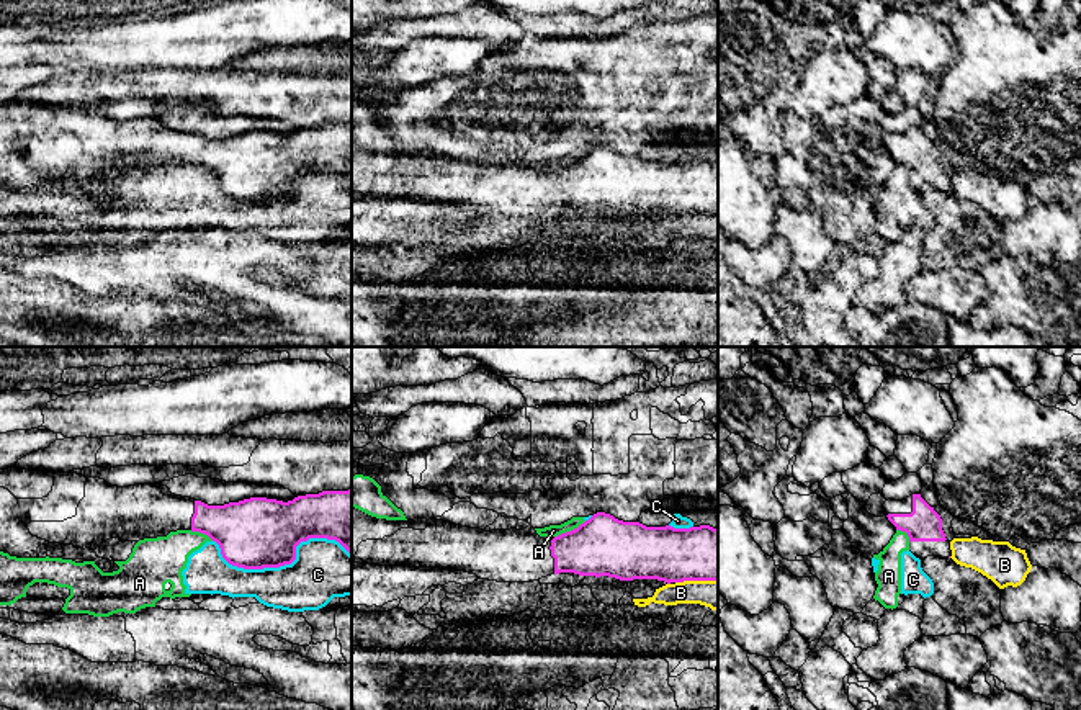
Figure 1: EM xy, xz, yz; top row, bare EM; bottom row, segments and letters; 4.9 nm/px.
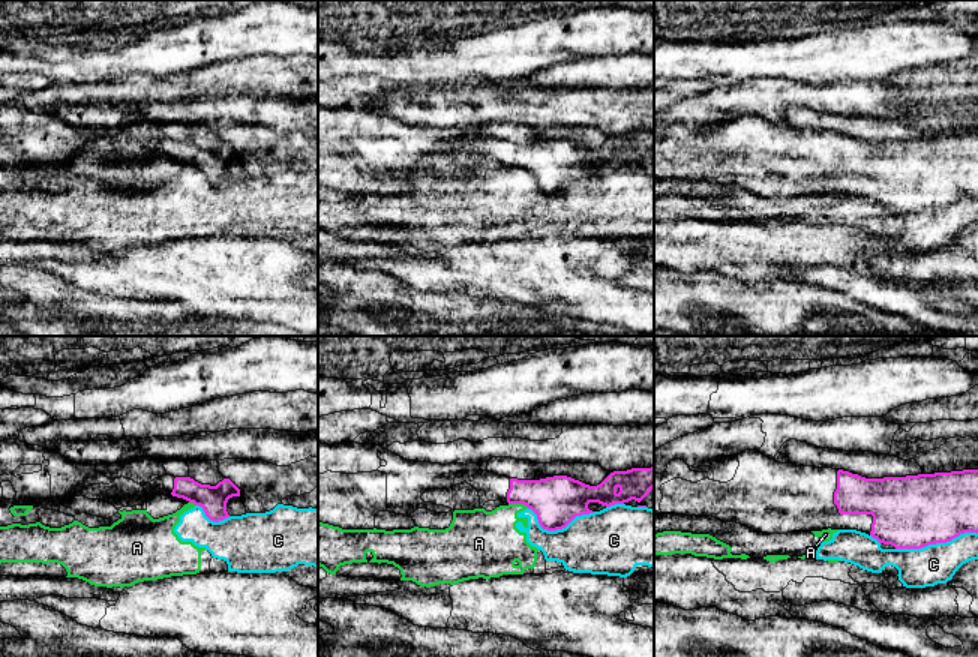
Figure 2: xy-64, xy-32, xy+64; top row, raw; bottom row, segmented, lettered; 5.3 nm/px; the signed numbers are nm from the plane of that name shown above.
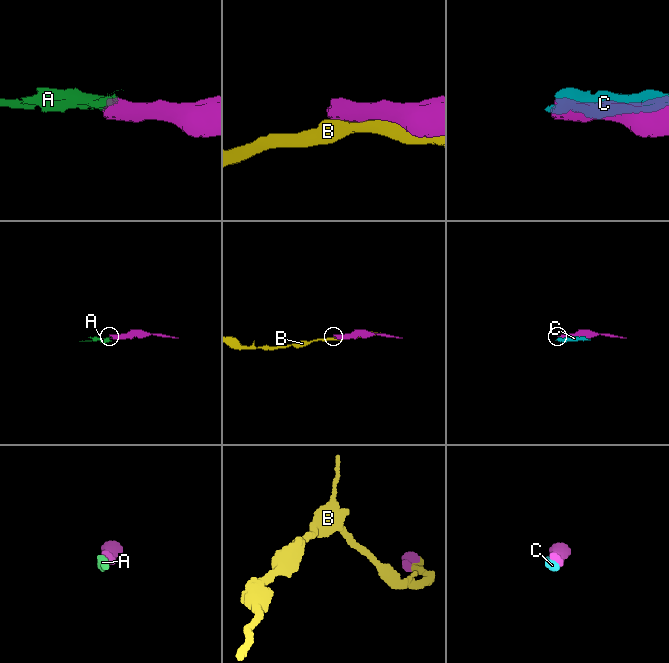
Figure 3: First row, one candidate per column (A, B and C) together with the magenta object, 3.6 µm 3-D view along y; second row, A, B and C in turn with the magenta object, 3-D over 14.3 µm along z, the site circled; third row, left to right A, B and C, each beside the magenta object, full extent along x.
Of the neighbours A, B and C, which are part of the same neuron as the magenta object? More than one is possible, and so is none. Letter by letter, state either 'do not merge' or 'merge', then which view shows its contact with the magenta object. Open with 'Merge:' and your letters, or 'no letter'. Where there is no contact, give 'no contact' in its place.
Merge: no letter
A: do not merge; contact in xz
B: do not merge; contact in xz
C: do not merge; contact in xy

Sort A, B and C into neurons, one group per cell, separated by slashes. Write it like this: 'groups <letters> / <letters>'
groups A C / B

